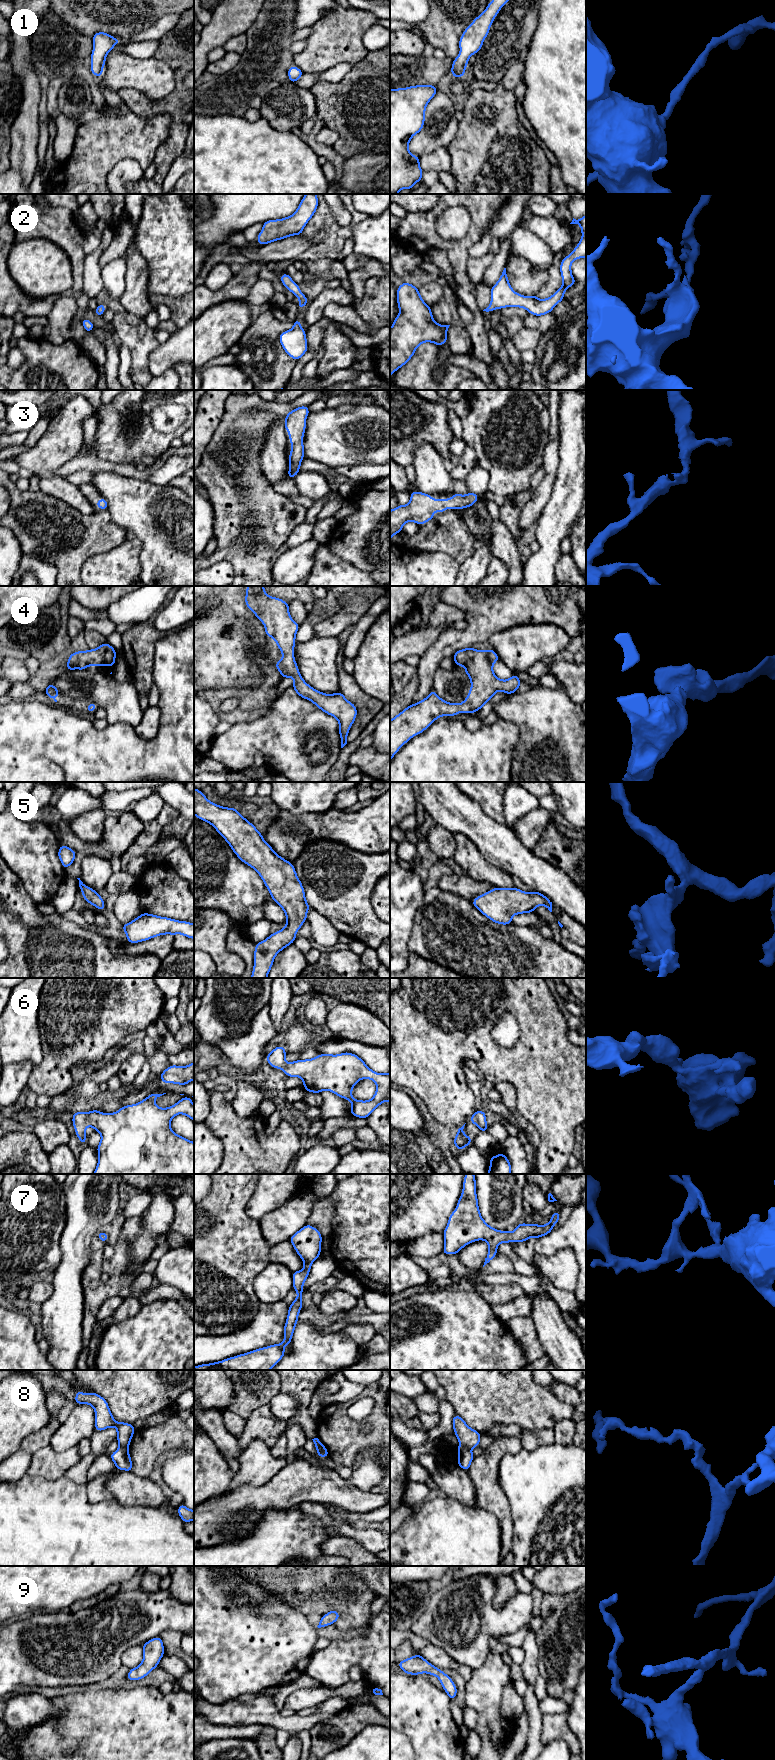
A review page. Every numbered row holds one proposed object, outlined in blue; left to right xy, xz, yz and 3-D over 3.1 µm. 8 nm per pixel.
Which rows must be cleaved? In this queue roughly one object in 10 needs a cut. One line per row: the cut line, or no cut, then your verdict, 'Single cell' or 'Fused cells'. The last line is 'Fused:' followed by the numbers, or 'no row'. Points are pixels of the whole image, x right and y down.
1: No split. Single cell
2: No split. Single cell
3: No split. Single cell
4: No split. Single cell
5: No split. Single cell
6: No split. Single cell
7: No split. Single cell
8: Split along yz (459, 1444), (469, 1449). Fused cells
9: No split. Single cell
Fused: 8

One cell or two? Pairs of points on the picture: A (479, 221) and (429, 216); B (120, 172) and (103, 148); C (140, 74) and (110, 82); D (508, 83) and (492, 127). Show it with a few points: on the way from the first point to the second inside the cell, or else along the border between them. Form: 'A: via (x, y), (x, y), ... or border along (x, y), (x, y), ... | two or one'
A: via (470, 207), (467, 204), (443, 204) | one
B: border along (138, 162), (120, 160), (106, 183) | two
C: via (133, 74), (117, 75) | one
D: border along (502, 87), (513, 91) | two

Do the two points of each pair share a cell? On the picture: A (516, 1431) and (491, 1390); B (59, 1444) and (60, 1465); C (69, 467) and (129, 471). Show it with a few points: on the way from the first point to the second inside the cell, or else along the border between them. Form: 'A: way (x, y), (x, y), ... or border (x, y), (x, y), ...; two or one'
A: border (523, 1429), (514, 1424), (495, 1424), (489, 1430); two
B: border (49, 1444), (56, 1451), (64, 1451), (76, 1445); two
C: way (84, 464), (103, 464), (114, 467); one

